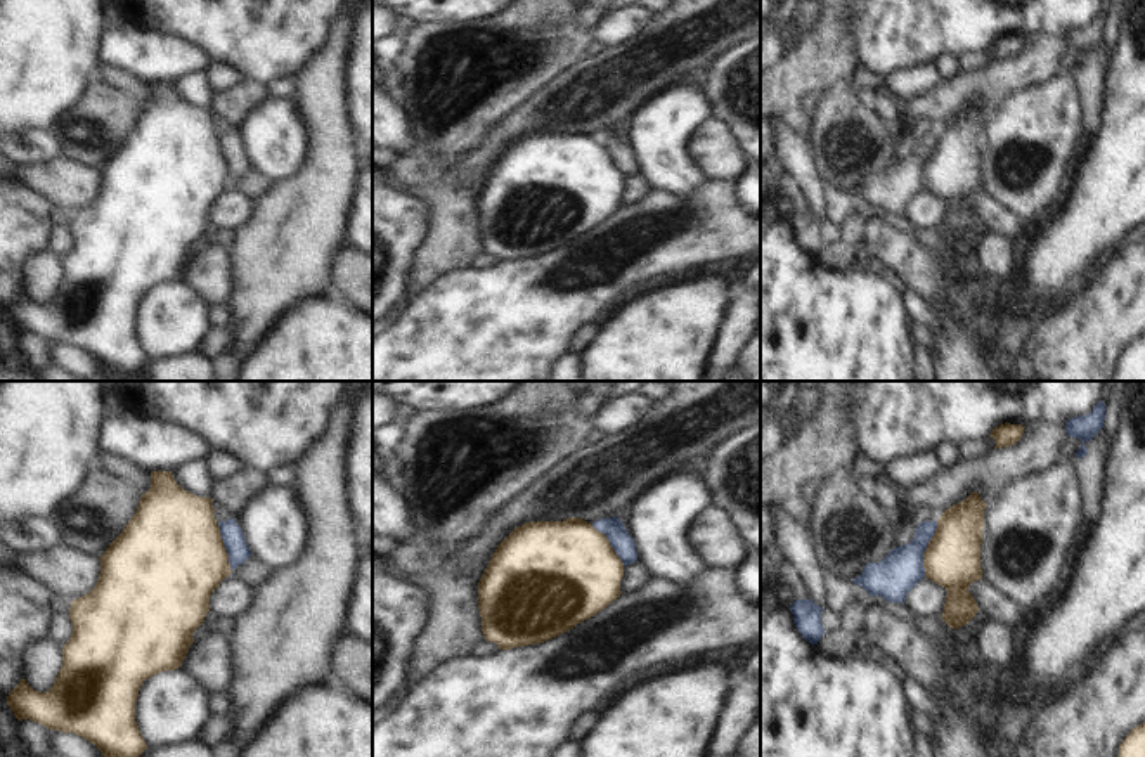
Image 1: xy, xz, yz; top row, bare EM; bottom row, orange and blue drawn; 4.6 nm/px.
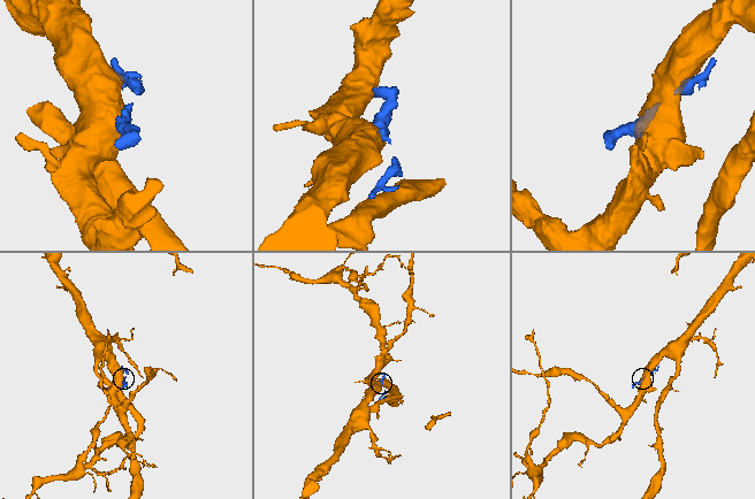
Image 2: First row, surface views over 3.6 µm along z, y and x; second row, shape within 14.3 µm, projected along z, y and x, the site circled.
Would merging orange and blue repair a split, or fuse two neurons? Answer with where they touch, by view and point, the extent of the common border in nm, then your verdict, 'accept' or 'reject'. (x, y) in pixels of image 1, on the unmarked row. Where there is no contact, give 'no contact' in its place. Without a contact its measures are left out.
contact yz (925, 161); length 260 nm; reject

